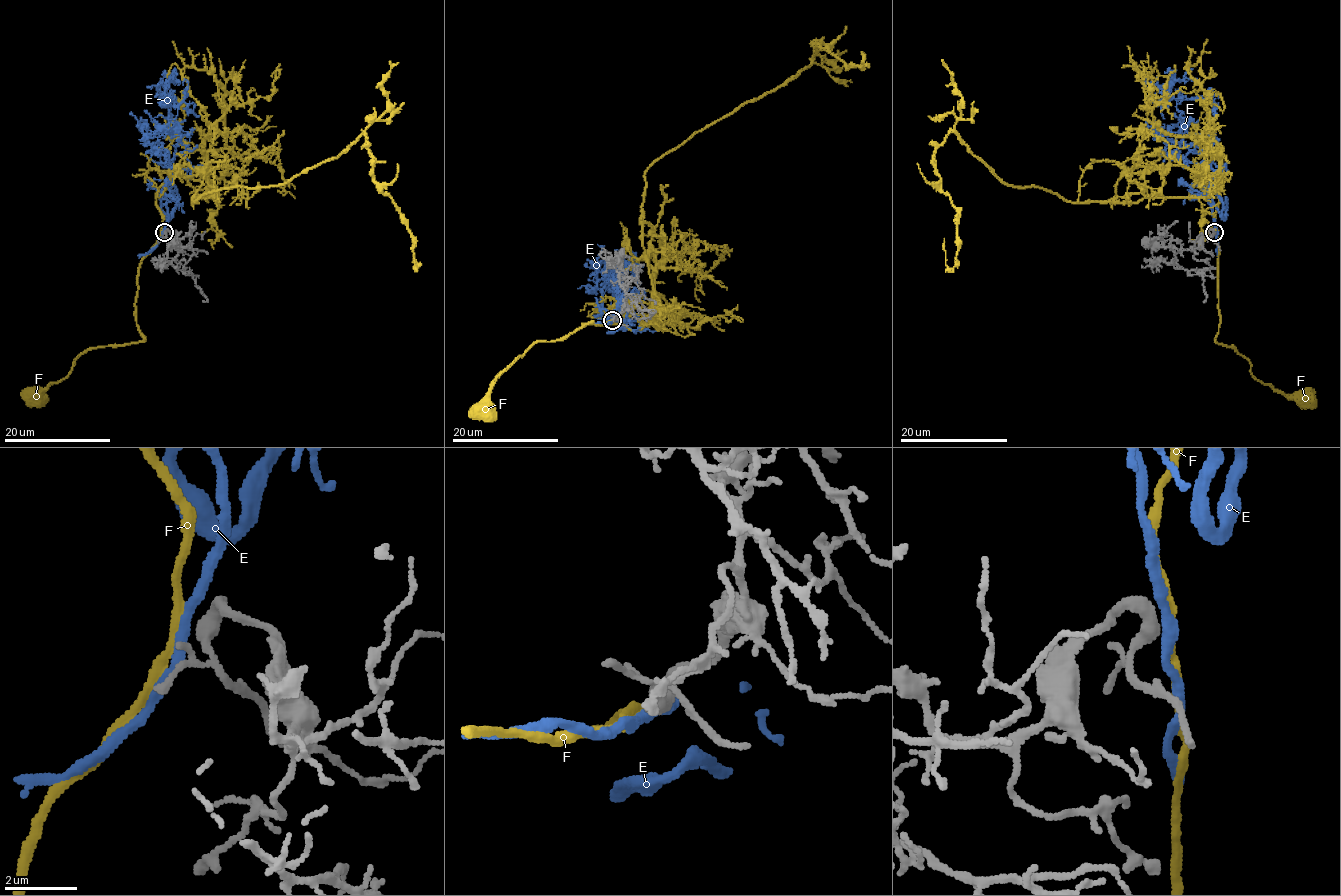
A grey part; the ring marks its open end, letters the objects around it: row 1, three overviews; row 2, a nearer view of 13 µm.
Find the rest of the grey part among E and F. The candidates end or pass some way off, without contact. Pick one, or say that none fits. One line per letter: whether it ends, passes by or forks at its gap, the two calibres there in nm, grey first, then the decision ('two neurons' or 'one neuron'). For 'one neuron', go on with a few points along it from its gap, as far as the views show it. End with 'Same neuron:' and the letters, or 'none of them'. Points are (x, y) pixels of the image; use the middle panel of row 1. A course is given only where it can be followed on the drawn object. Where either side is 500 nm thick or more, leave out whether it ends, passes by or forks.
E: it passes by; 360 nm thick on the grey side, 320 nm on the other; one neuron; it runs (611, 321), (619, 315), (620, 323), (624, 307), (637, 315), (620, 313), (616, 283), (619, 316), (648, 320)
F: it passes by; 360 nm thick on the grey side, 260 nm on the other; two neurons
Same neuron: E

